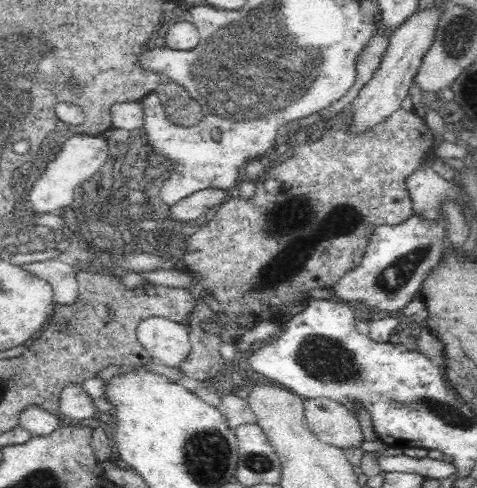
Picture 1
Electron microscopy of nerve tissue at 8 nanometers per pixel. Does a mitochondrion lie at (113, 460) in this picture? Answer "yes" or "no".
no

